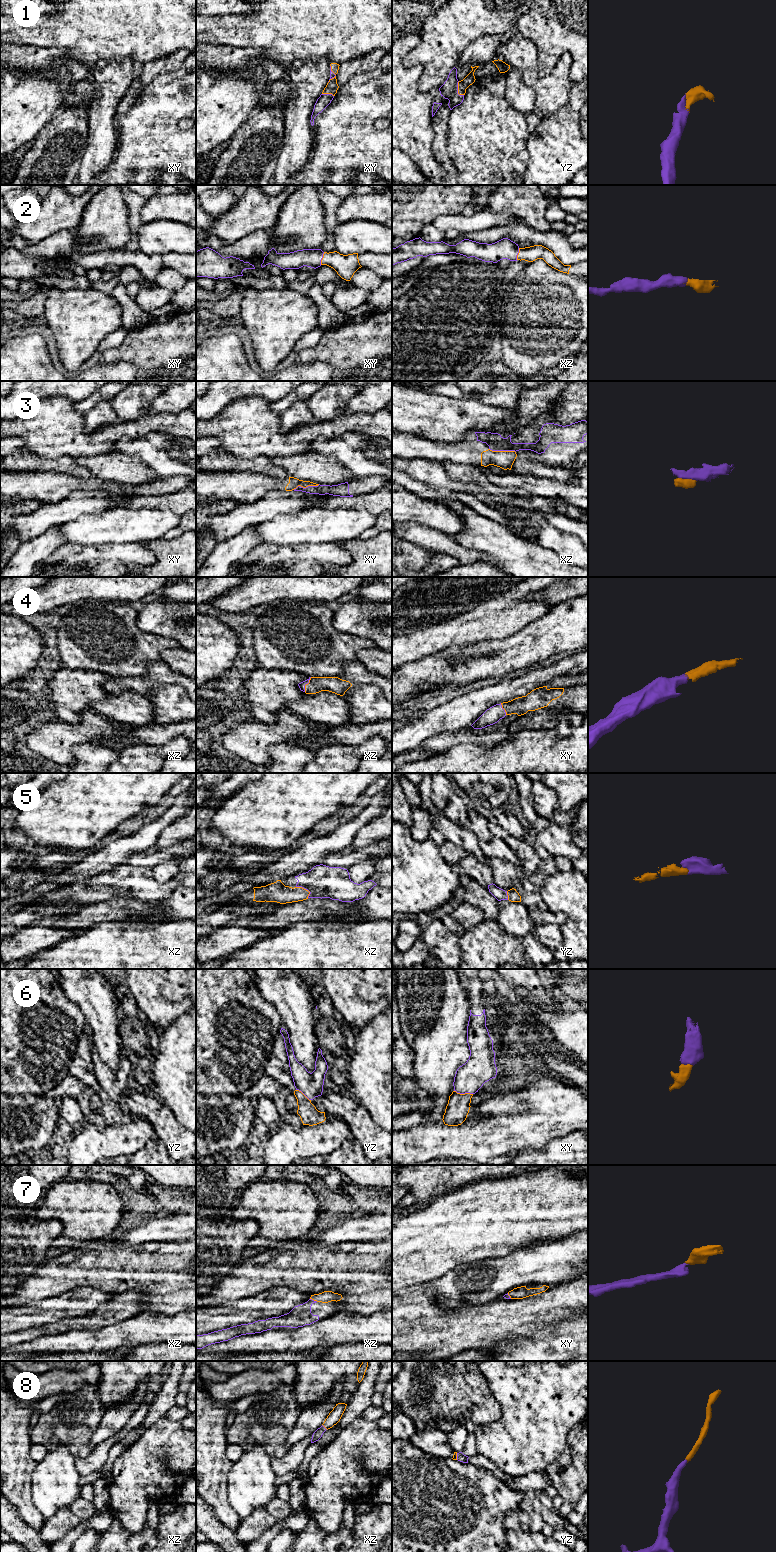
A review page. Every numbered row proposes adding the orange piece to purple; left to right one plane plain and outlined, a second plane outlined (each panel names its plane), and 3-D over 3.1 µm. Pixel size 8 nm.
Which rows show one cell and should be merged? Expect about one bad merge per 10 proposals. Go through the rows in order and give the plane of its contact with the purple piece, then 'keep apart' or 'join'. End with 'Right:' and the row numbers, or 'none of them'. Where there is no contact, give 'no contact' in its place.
1: contact in yz; join
2: contact in xy; join
3: contact in xz; join
4: contact in xz; join
5: contact in xz; join
6: contact in xy; join
7: contact in xz; join
8: contact in xz; join
Right: 1, 2, 3, 4, 5, 6, 7, 8

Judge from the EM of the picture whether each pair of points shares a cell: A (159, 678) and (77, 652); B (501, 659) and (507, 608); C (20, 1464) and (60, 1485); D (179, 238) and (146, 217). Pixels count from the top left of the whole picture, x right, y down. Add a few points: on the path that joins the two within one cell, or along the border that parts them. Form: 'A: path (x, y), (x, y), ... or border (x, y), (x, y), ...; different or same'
A: border (148, 664), (148, 671), (141, 676); different
B: border (524, 626), (507, 637), (488, 639), (481, 642); different
C: border (38, 1462), (32, 1473), (31, 1494); different
D: border (177, 221), (154, 220), (143, 223); different

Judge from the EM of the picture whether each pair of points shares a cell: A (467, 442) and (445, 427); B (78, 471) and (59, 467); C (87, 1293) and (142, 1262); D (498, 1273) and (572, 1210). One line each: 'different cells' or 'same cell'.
A: different cells
B: same cell
C: different cells
D: different cells

